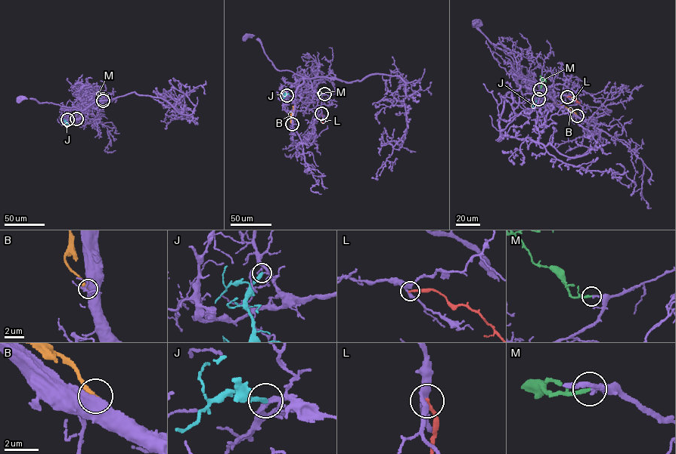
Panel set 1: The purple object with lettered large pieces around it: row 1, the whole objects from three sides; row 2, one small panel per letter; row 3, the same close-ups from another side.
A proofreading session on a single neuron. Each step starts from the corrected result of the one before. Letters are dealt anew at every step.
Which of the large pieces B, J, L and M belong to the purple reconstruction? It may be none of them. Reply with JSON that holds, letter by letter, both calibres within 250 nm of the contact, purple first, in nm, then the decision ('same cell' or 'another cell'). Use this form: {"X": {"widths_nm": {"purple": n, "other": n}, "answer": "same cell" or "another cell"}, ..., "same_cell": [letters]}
{"B": {"widths_nm": {"purple": 900, "other": 320}, "answer": "another cell"}, "J": {"widths_nm": {"purple": 170, "other": 280}, "answer": "another cell"}, "L": {"widths_nm": {"purple": 280, "other": 200}, "answer": "another cell"}, "M": {"widths_nm": {"purple": 260, "other": 200}, "answer": "same cell"}, "same_cell": ["M"]}

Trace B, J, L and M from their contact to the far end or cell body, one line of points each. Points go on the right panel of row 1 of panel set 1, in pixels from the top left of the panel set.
B: (577, 115), (553, 102)
J: (538, 99), (534, 106), (544, 106)
L: (567, 97), (580, 103)
M: (540, 89), (542, 80), (545, 78)

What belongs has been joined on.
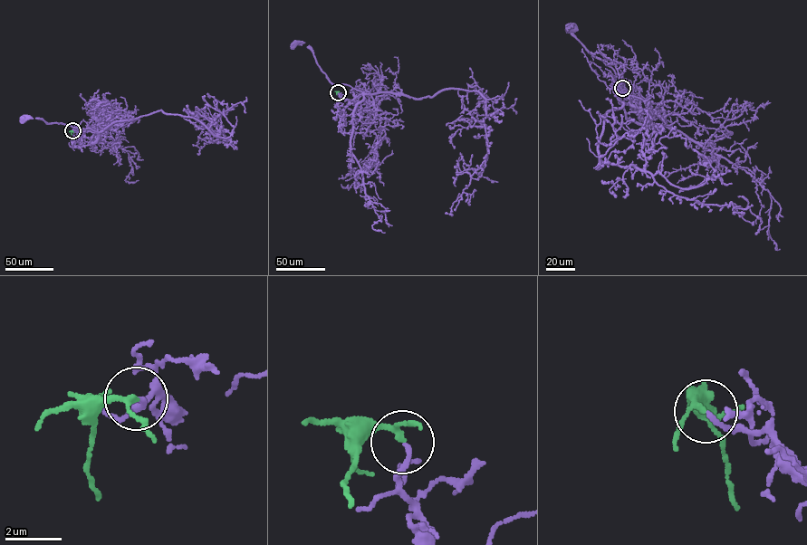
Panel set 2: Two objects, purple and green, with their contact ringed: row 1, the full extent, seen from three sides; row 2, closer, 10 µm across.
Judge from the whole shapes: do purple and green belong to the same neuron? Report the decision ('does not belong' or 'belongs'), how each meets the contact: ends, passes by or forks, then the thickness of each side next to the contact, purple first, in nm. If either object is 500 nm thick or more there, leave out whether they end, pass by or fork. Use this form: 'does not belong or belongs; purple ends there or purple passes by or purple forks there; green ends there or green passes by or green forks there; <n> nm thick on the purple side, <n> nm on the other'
belongs; purple ends there; green passes by; 170 nm thick on the purple side, 160 nm on the other

